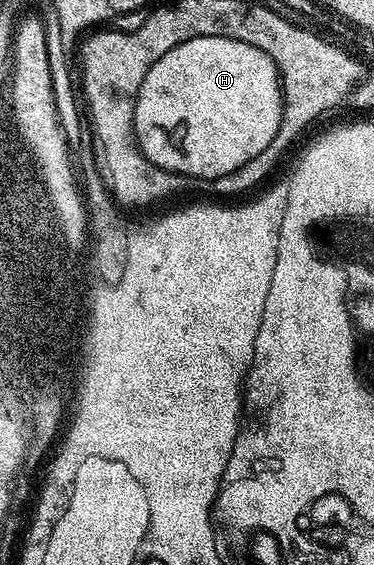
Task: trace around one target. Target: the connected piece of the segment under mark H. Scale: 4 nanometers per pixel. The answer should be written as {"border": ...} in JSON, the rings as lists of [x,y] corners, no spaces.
{"border":[[[203,36],[202,38],[192,38],[171,48],[171,52],[167,52],[167,56],[163,56],[163,60],[159,60],[149,69],[137,93],[137,103],[133,113],[133,134],[137,137],[137,146],[141,149],[141,155],[157,169],[168,170],[174,176],[186,174],[189,178],[221,180],[225,175],[238,170],[243,164],[255,160],[255,156],[259,156],[259,152],[263,152],[267,148],[267,144],[271,144],[271,140],[275,140],[275,132],[279,132],[282,109],[281,77],[277,74],[277,66],[273,63],[273,57],[251,44],[243,44],[243,40],[231,40],[223,36]]]}

